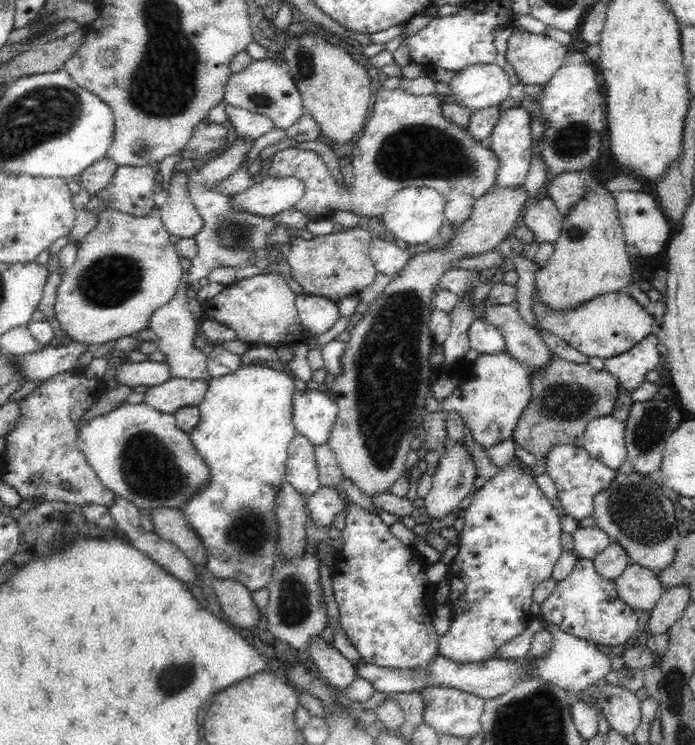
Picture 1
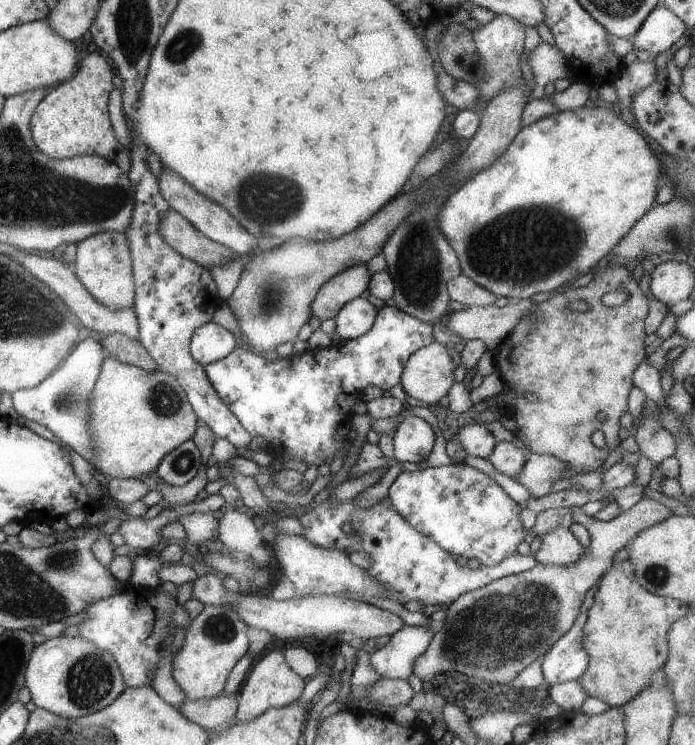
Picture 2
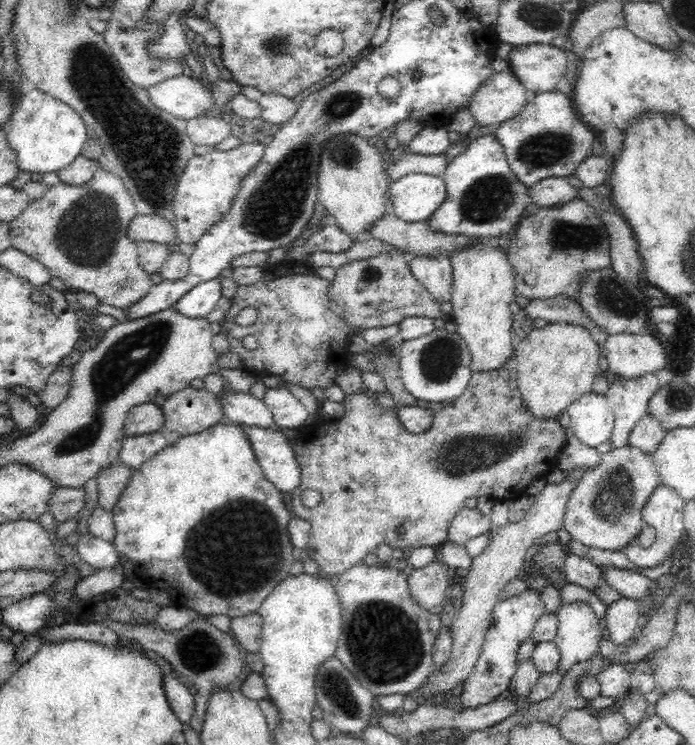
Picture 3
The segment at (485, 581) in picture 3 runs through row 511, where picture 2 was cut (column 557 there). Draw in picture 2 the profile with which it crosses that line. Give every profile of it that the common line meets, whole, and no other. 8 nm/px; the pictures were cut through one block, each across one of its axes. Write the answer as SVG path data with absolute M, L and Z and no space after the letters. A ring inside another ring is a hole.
M557 527L541 536L541 546L533 554L541 565L568 566L574 564L584 554L585 548L569 532L567 527Z

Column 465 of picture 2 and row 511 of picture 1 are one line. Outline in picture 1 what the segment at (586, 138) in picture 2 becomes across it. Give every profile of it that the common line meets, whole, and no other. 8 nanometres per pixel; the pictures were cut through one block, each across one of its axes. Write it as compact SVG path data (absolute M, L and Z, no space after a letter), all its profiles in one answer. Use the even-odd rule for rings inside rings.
M247 365L232 374L207 382L207 391L198 403L199 421L189 433L190 444L208 467L208 482L180 510L205 549L205 567L218 580L235 580L246 590L268 587L279 553L279 522L276 504L287 474L290 441L297 431L291 421L294 378L287 372Z

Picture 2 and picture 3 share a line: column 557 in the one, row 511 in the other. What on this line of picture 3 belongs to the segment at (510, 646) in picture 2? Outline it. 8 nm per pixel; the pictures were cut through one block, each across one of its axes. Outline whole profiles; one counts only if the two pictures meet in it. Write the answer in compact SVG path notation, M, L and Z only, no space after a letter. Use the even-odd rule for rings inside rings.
M630 444L616 450L610 449L602 454L602 465L586 471L582 479L577 482L567 505L563 530L570 535L572 541L580 542L590 548L610 551L631 549L638 533L644 527L640 508L644 506L644 502L650 498L650 494L656 490L660 482L651 454Z

